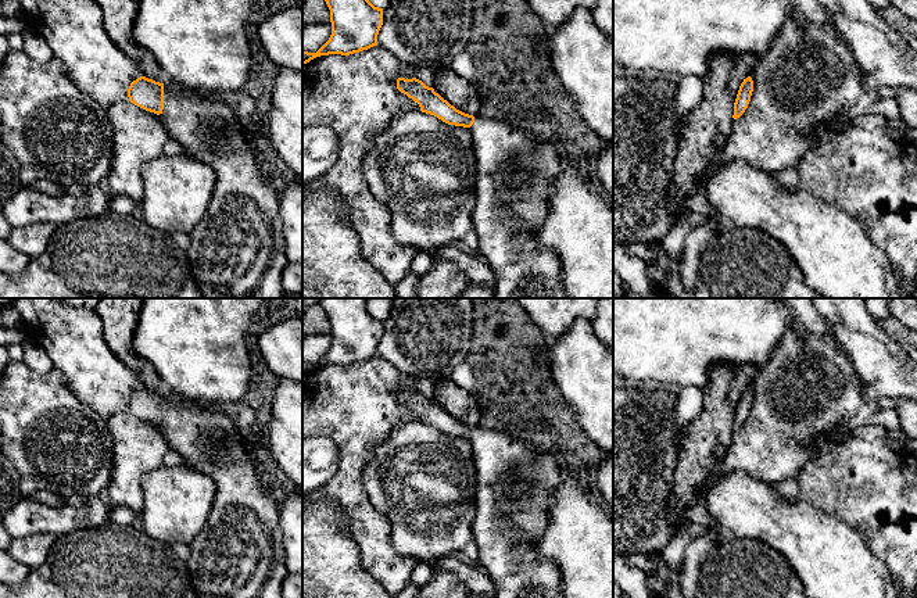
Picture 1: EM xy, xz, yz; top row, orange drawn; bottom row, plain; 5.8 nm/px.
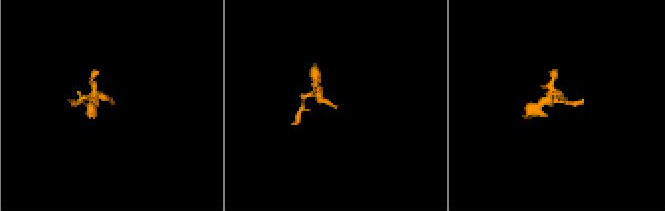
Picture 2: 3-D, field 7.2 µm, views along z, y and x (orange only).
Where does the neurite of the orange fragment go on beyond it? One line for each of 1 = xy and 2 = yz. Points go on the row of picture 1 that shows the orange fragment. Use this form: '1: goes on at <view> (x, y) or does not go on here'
1: goes on at xy (237, 250)
2: does not go on here

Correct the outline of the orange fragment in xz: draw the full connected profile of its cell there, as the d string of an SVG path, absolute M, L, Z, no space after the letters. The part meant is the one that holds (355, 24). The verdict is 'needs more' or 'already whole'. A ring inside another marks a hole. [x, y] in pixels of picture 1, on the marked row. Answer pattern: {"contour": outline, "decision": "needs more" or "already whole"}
{"contour": "M369 0L325 1L330 10L332 35L316 53L302 51L302 65L320 55L350 55L377 46L383 8Z", "decision": "already whole"}

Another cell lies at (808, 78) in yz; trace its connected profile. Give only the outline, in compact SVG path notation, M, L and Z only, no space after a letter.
M830 15L823 24L803 18L787 19L770 49L757 58L749 76L753 80L751 101L745 112L734 119L717 162L744 160L770 175L796 166L806 150L824 142L825 126L838 117L848 115L862 97L864 86L863 69L855 61L846 40L837 32Z

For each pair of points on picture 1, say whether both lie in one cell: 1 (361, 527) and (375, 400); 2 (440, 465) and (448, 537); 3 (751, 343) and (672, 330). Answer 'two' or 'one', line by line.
1: one
2: one
3: one

